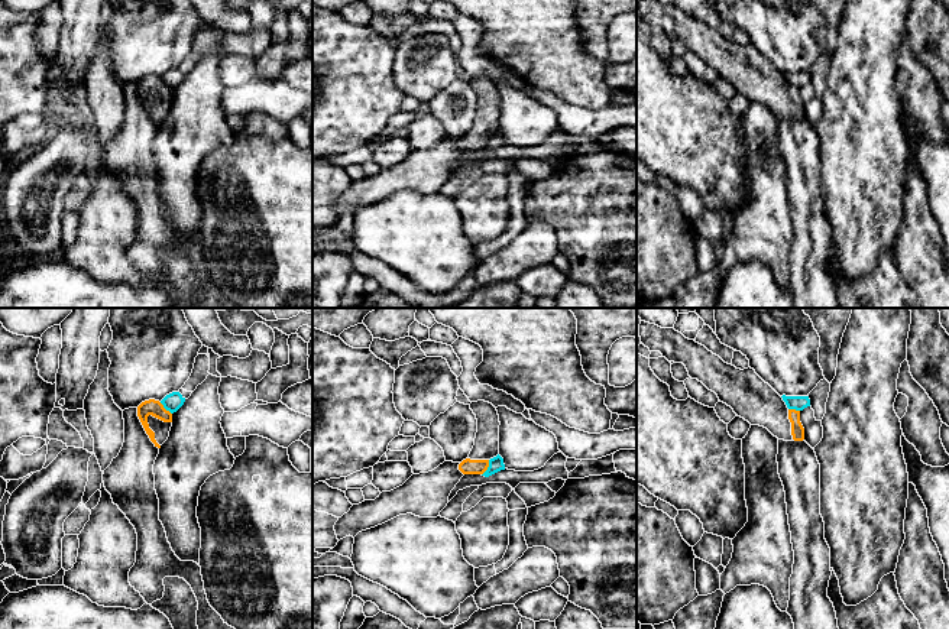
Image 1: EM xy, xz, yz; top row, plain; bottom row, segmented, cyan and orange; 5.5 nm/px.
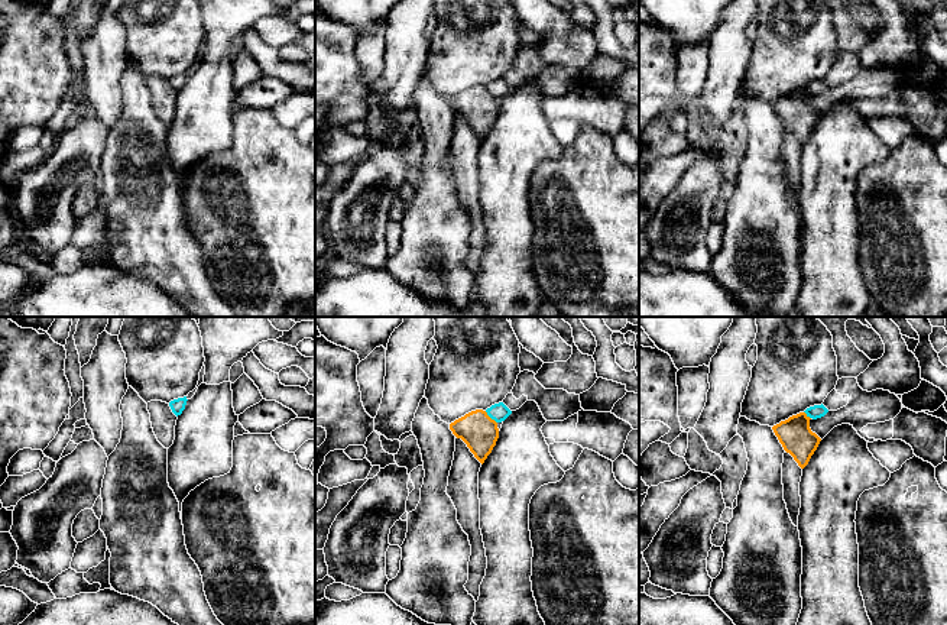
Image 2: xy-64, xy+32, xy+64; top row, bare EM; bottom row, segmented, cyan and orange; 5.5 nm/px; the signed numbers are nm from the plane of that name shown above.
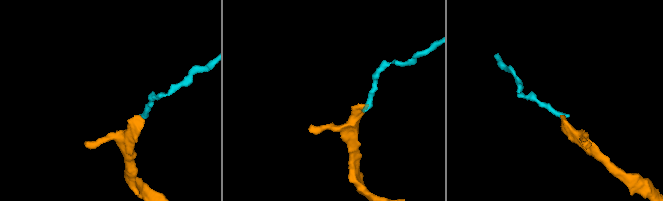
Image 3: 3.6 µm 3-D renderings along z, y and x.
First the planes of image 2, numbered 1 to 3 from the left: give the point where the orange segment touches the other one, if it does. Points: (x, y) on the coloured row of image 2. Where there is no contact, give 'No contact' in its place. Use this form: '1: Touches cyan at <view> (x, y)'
1: No contact
2: Touches cyan at xy+32 (490, 417)
3: Touches cyan at xy+64 (807, 415)

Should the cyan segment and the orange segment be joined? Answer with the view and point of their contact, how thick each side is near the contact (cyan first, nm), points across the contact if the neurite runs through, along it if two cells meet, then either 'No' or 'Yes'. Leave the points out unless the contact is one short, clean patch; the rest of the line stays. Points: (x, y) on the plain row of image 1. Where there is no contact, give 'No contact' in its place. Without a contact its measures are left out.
Touches cyan at xz (488, 143). Thickness 80 nm (cyan) against 90 nm. Boundary: xz (489, 136), (489, 142), (482, 151). No

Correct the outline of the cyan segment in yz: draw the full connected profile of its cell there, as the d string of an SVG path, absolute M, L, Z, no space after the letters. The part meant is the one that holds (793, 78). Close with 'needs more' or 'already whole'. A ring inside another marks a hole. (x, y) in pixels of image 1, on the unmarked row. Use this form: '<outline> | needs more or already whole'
M781 72L788 85L803 87L810 82L809 72Z | already whole

